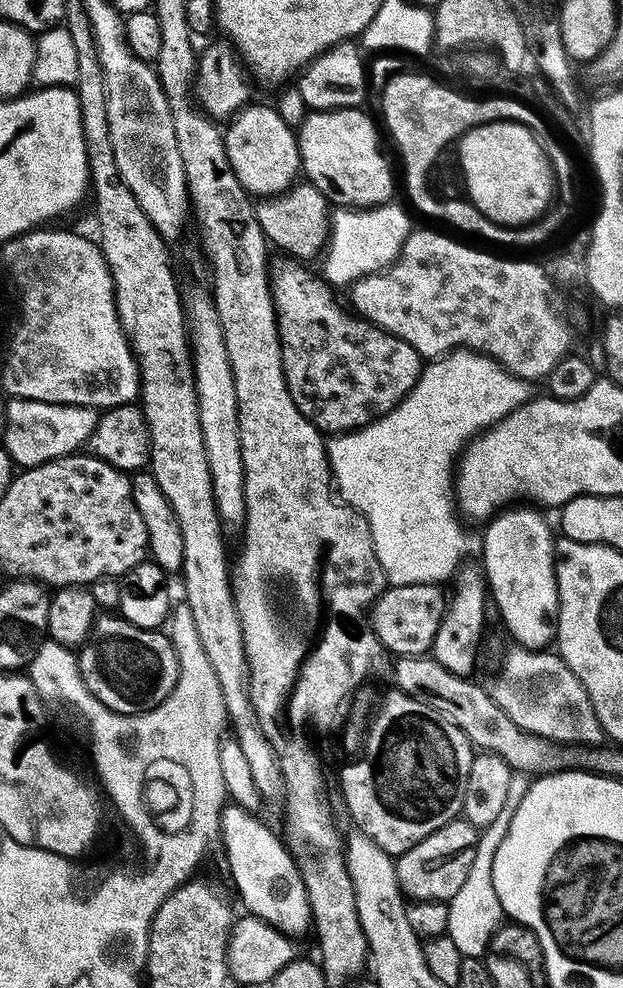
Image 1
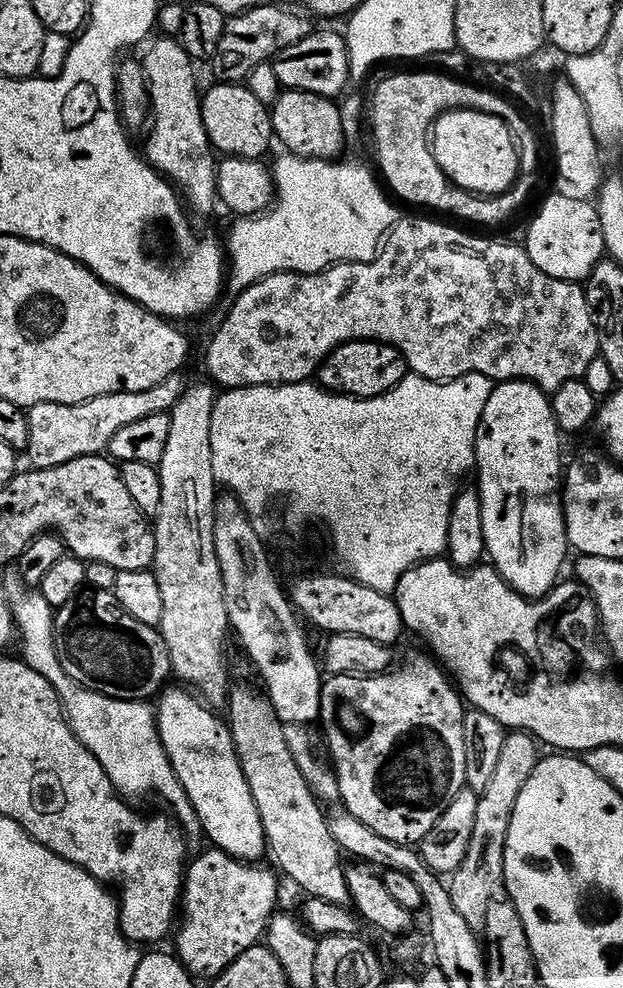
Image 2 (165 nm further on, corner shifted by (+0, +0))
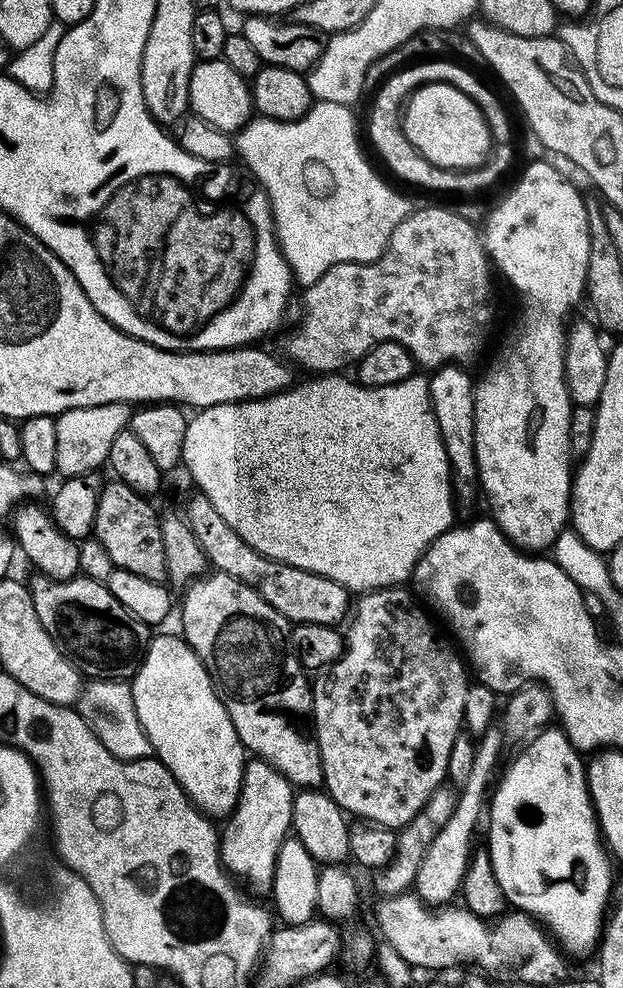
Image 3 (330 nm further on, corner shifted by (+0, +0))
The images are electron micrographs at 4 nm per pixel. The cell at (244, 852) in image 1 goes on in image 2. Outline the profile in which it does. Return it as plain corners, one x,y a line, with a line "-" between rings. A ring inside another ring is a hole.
165,687
159,693
160,704
155,705
156,729
170,766
194,806
201,833
205,837
208,835
215,847
234,858
259,861
259,856
266,852
262,818
258,818
254,794
250,794
250,786
246,786
236,747
232,745
232,731
187,687
172,687

